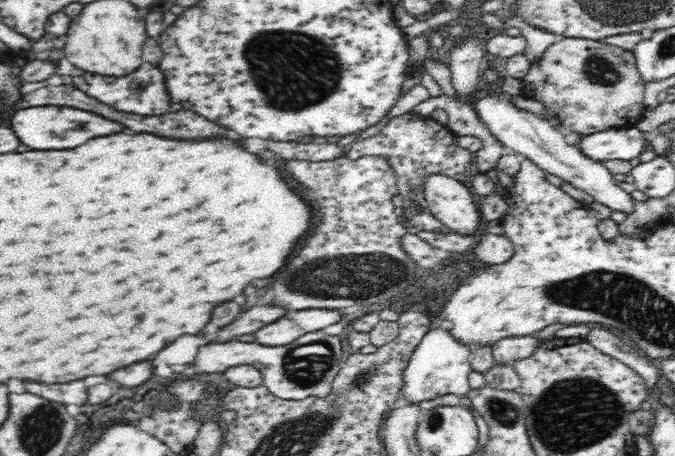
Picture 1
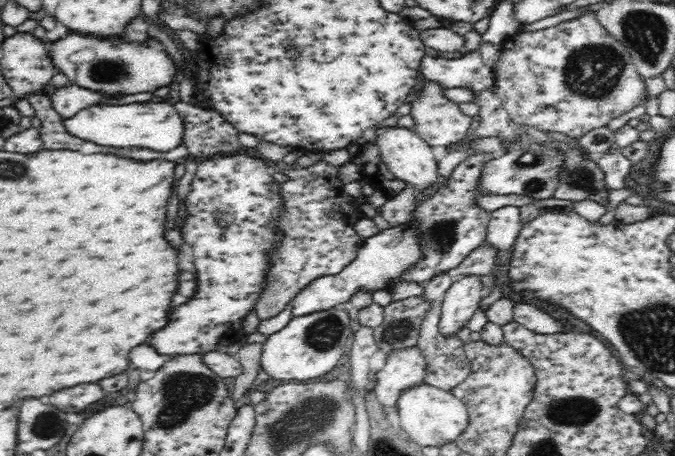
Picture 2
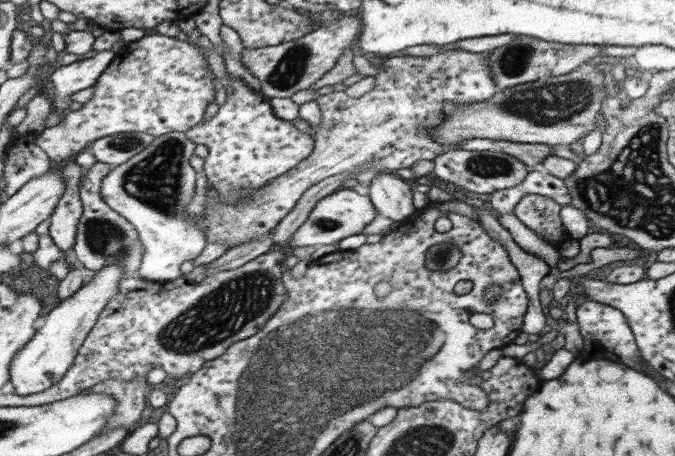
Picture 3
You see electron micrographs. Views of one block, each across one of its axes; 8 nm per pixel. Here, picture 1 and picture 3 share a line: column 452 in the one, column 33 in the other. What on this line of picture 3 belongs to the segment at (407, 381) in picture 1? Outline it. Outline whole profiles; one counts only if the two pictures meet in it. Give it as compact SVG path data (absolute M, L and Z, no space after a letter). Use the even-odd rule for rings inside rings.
M121 260L107 264L103 270L94 274L87 283L83 283L73 295L60 300L57 305L45 315L45 321L21 350L18 350L9 363L8 380L13 385L15 393L27 396L49 388L57 382L69 368L79 346L92 329L99 312L107 302L112 300L123 280L121 270L126 269L126 261Z

